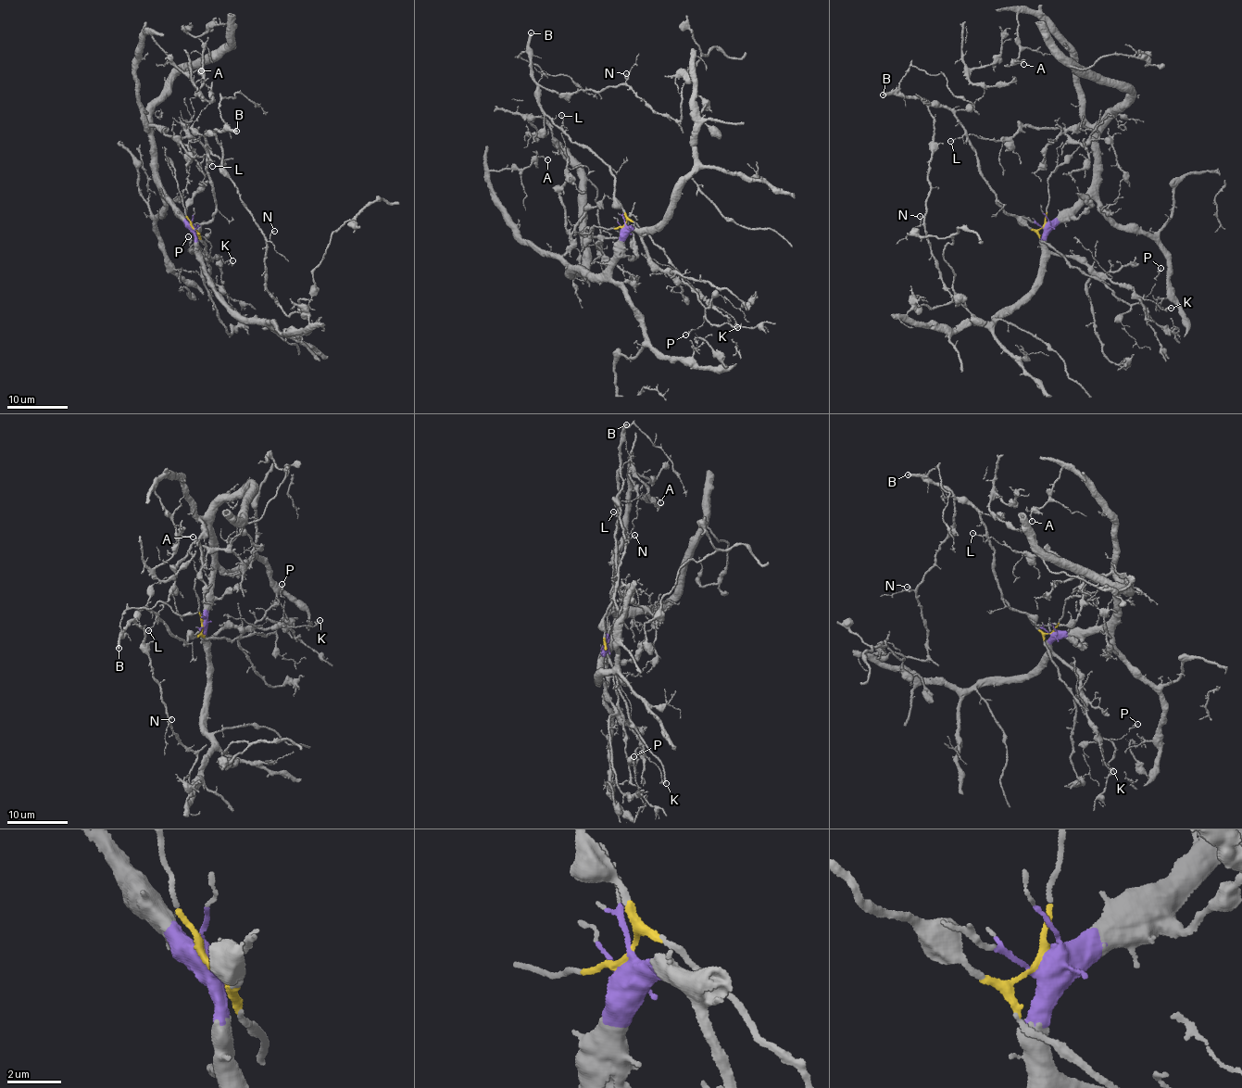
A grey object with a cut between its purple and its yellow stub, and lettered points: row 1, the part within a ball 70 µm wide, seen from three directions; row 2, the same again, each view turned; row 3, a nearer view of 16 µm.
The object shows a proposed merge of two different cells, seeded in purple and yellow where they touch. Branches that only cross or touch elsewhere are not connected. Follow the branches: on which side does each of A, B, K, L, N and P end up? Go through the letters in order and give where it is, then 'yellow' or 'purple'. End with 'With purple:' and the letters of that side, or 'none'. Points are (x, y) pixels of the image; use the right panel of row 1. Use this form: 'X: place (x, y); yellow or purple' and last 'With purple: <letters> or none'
A: place (1023, 64); purple
B: place (883, 94); yellow
K: place (1171, 308); purple
L: place (950, 141); yellow
N: place (920, 216); yellow
P: place (1160, 268); yellow
With purple: A, K

